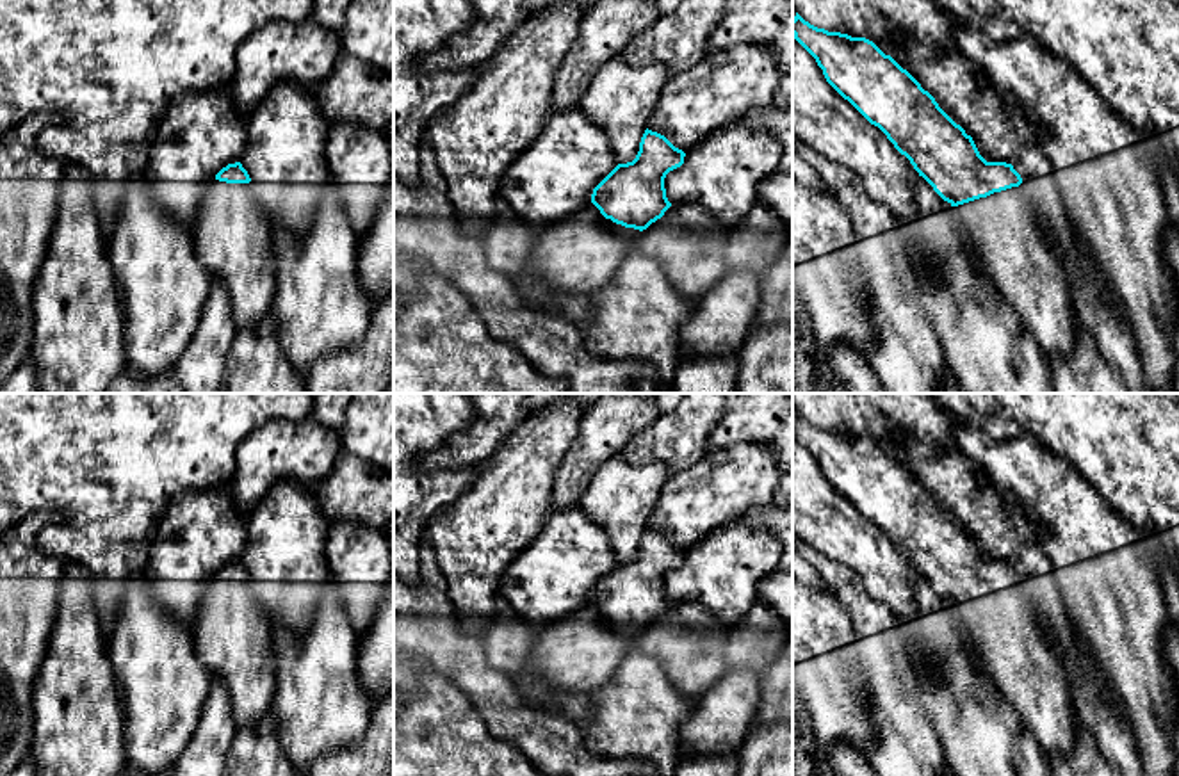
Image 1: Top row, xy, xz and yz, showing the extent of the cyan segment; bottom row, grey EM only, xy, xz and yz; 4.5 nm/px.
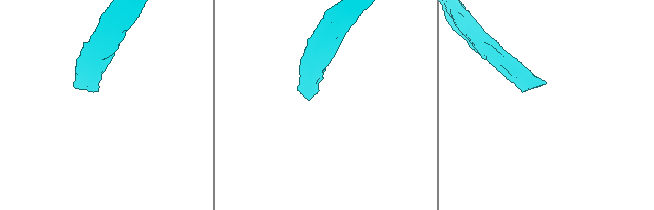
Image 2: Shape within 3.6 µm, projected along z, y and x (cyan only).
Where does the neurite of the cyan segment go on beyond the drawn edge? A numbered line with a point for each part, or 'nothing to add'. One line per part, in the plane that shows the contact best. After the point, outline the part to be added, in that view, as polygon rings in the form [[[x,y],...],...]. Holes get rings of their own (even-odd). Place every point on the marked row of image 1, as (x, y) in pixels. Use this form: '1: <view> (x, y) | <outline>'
1: yz (1026, 269) | [[[1012,187],[953,208],[985,274],[1044,354],[1072,351],[1085,322],[1077,313],[1070,269],[1047,238],[1026,192]]]

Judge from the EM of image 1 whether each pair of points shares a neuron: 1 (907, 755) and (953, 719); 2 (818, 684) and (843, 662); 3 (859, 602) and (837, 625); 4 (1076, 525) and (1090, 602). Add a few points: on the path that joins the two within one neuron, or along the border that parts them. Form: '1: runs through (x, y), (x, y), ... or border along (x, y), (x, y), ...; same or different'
1: border along (918, 695), (946, 757); different
2: runs through (823, 682), (837, 668); same
3: border along (827, 590), (850, 620), (852, 632), (857, 638); different
4: runs through (1089, 545), (1090, 582); same

